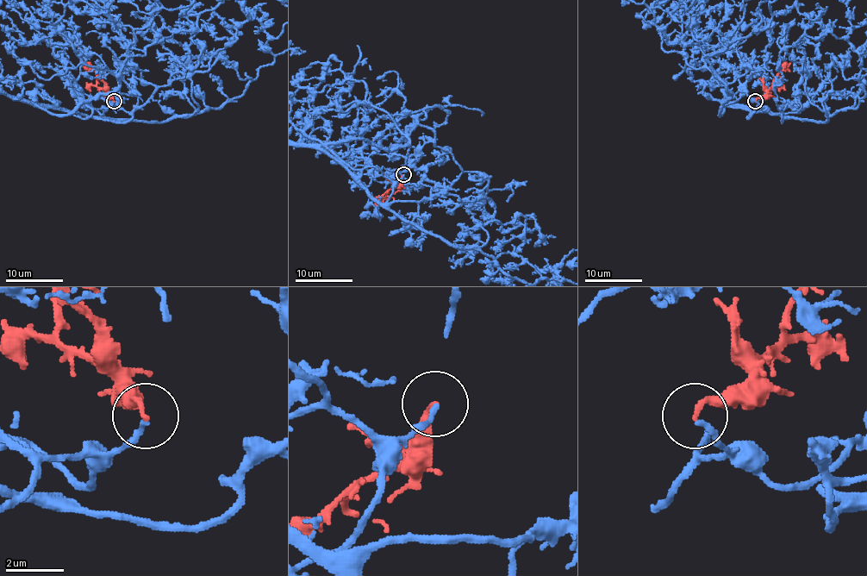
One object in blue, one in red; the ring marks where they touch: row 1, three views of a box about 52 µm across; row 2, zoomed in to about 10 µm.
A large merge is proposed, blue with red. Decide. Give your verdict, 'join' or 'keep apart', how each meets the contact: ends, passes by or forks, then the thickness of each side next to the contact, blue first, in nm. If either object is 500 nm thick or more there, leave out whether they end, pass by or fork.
join; blue ends; red ends; calibres 170 and 200 nm

